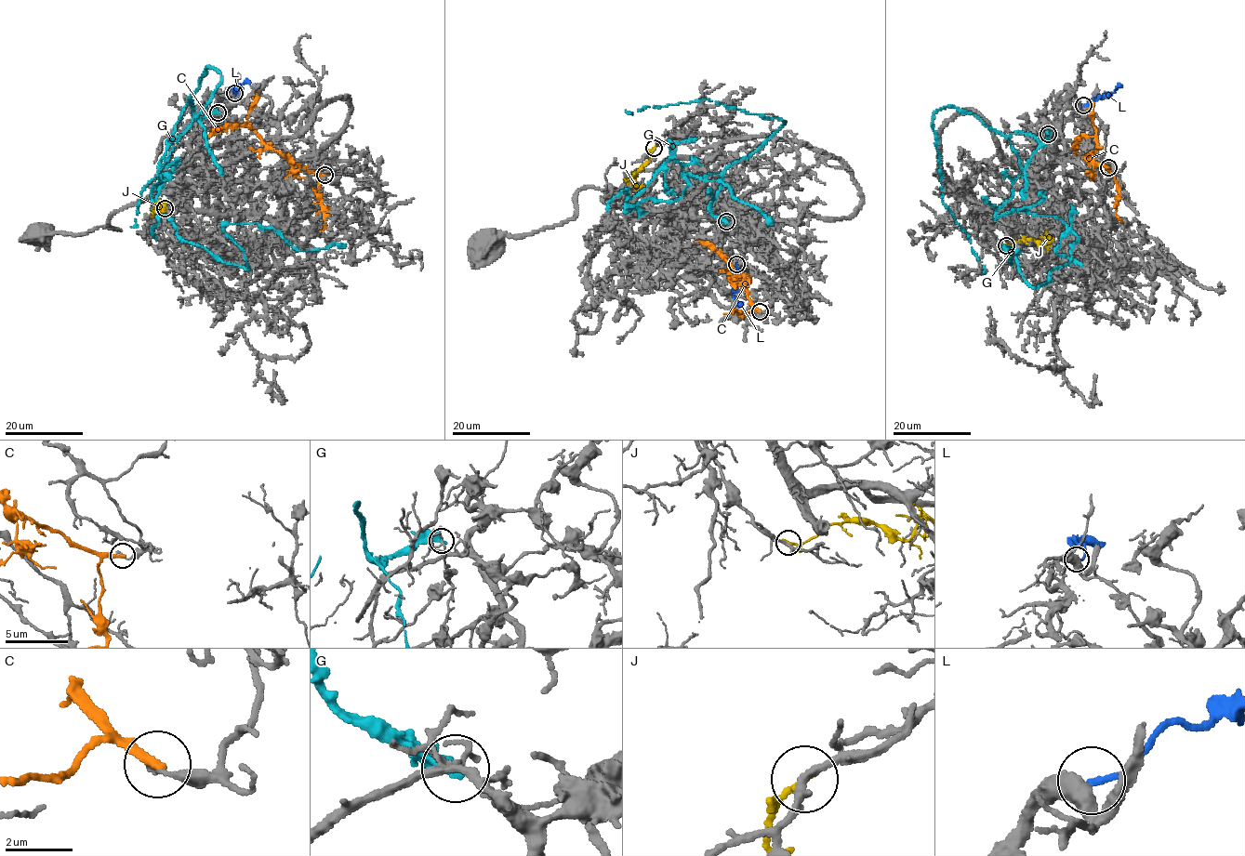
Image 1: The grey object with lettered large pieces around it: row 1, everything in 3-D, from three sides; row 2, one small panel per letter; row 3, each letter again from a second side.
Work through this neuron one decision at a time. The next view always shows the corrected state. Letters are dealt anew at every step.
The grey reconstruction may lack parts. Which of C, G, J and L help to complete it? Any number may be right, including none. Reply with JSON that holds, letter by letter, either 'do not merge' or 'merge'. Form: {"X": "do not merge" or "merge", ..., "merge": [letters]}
{"C": "do not merge", "G": "do not merge", "J": "do not merge", "L": "do not merge", "merge": []}

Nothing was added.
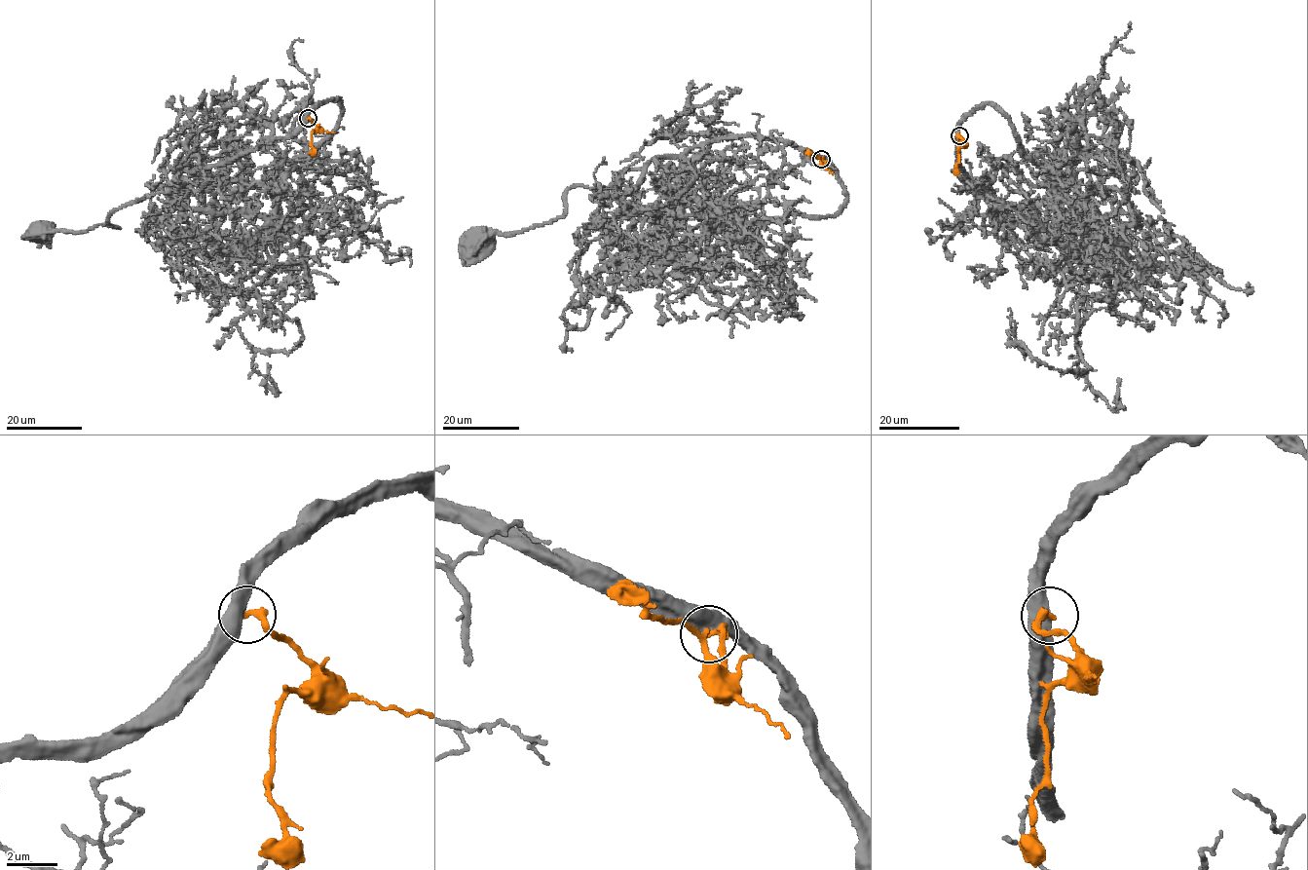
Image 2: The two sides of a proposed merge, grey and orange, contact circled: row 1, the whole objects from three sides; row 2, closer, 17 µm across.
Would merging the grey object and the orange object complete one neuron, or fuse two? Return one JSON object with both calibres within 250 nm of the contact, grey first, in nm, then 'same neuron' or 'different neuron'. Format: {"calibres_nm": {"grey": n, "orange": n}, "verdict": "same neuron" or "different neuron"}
{"calibres_nm": {"grey": 500, "orange": 300}, "verdict": "different neuron"}

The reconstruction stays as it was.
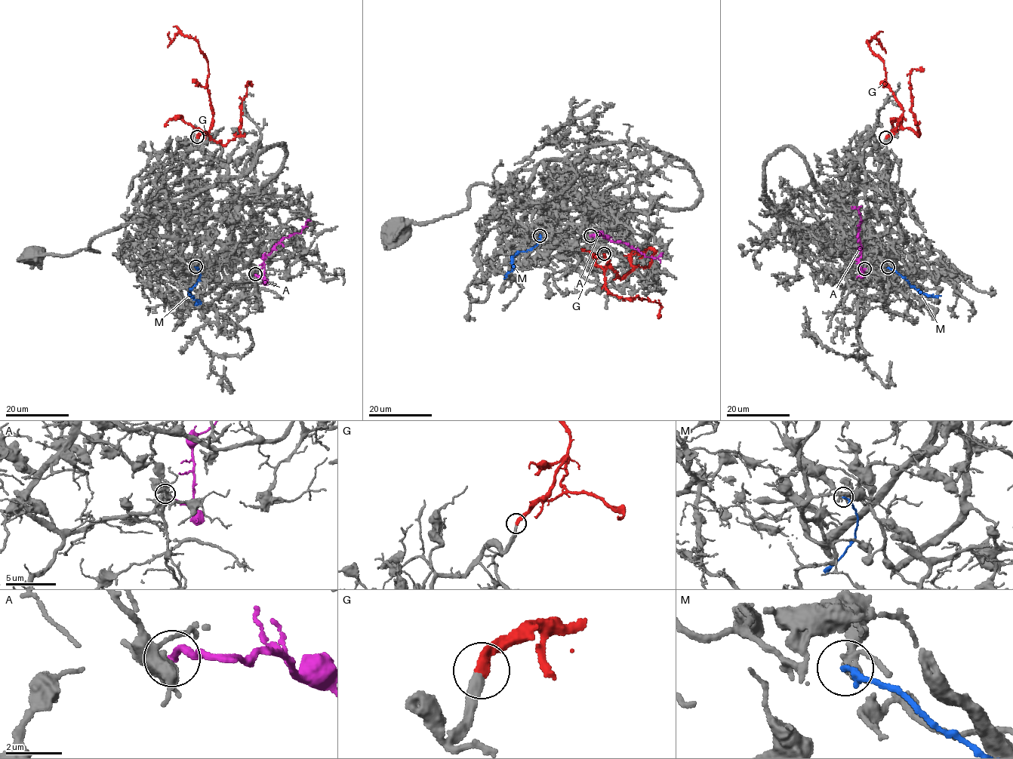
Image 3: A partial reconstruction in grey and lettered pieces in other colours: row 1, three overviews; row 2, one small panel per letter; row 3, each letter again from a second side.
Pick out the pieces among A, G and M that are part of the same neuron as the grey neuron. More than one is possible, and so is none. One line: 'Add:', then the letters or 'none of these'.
Add: G

